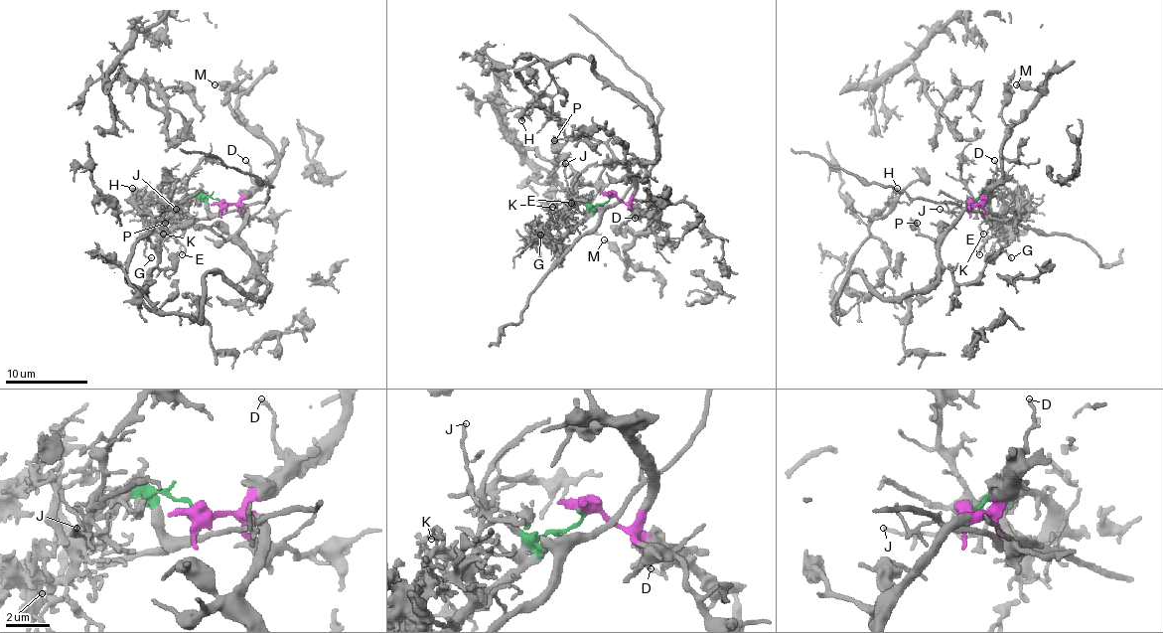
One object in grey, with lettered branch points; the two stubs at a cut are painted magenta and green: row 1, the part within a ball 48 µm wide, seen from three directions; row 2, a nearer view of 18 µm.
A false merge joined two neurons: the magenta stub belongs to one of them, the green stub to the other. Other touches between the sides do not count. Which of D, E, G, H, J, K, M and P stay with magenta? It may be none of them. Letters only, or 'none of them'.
D, H, M, P

